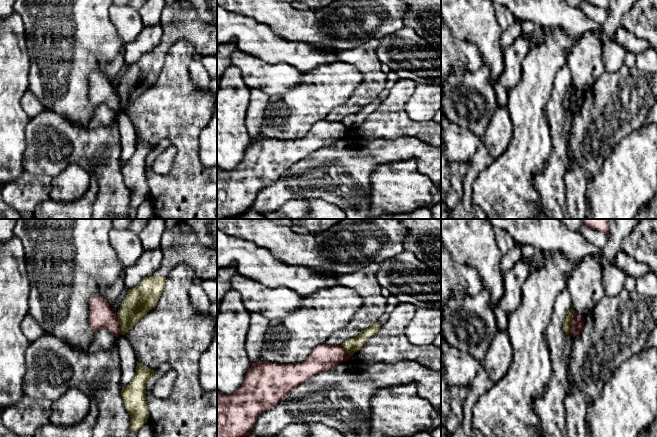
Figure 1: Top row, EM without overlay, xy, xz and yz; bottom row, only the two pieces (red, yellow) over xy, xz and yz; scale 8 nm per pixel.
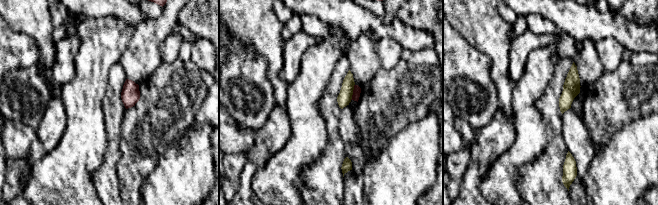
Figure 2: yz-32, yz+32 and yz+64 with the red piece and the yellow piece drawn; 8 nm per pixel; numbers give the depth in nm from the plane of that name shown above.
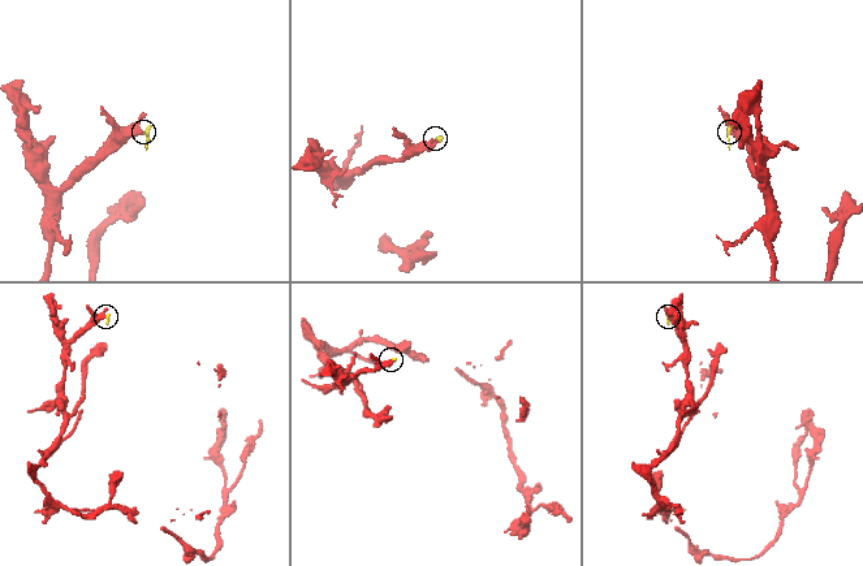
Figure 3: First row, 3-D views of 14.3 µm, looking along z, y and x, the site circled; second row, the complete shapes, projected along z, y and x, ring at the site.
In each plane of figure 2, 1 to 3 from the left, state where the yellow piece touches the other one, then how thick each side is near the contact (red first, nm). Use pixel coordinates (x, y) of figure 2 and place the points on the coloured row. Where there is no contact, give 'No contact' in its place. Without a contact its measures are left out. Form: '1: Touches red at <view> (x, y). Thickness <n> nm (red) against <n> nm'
1: No contact
2: Touches red at yz+32 (353, 92). Thickness 60 nm (red) against 110 nm
3: No contact

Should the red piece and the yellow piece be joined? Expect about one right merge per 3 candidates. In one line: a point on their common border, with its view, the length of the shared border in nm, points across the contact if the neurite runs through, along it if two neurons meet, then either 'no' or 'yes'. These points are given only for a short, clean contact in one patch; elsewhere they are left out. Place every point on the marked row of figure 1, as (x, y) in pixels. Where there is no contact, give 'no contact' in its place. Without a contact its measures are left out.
yz (570, 323) | 200 nm | along yz (574, 311), (568, 334) | no

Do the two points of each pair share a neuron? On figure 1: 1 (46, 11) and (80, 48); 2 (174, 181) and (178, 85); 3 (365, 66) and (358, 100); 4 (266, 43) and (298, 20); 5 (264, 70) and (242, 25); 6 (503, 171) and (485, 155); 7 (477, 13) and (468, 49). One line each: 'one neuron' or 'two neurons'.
1: one neuron
2: one neuron
3: one neuron
4: two neurons
5: two neurons
6: two neurons
7: two neurons

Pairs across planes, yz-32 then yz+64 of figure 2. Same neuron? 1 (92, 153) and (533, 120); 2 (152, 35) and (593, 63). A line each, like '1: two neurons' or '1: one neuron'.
1: one neuron
2: one neuron

